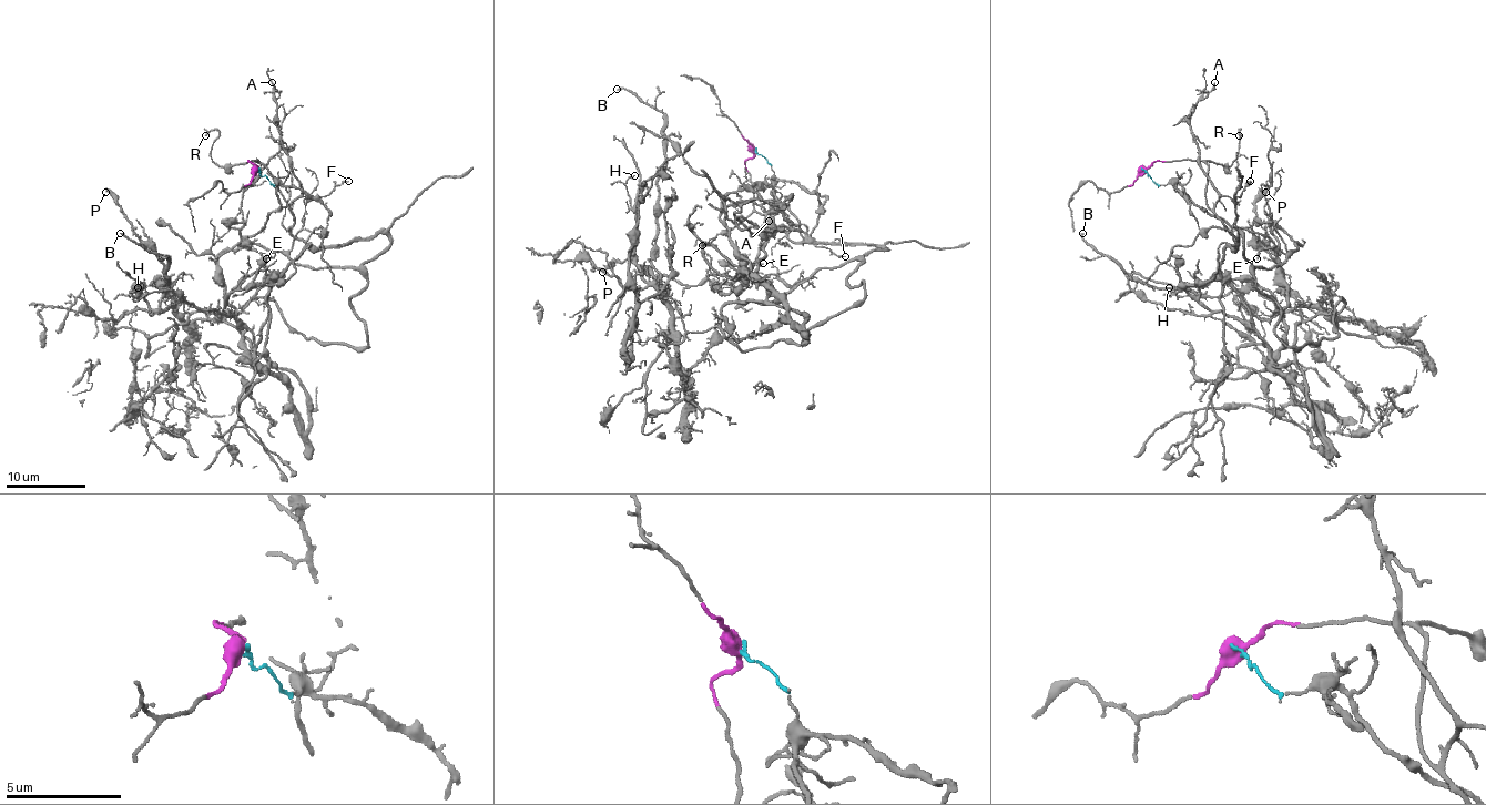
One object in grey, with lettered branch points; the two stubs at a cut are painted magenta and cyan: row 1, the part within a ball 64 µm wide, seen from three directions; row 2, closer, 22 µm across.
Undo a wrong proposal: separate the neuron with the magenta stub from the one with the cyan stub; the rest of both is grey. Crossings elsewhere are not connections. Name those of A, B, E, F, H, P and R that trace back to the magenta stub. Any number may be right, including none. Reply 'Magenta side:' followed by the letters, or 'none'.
Magenta side: A, F, R

